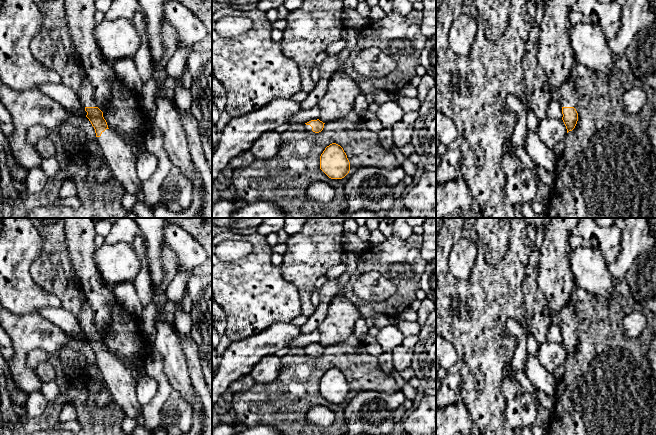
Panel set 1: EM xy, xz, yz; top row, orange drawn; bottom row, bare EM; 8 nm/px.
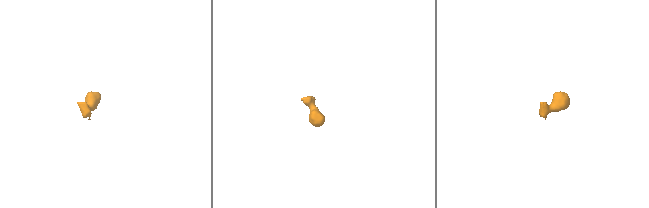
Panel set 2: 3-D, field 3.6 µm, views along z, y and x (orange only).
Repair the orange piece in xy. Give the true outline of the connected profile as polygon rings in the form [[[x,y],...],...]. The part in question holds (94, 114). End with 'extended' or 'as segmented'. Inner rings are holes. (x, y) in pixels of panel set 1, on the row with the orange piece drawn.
[[[74,51],[75,58],[81,70],[82,86],[76,94],[87,112],[86,117],[91,122],[96,133],[96,143],[100,146],[103,156],[117,181],[126,192],[135,194],[138,201],[144,199],[143,183],[136,172],[137,157],[118,134],[108,128],[103,112],[97,107],[93,88],[87,79],[81,62]]]; extended

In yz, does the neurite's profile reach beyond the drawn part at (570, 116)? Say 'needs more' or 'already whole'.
needs more

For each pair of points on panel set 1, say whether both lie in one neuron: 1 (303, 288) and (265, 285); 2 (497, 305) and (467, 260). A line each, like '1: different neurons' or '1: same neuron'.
1: different neurons
2: different neurons

